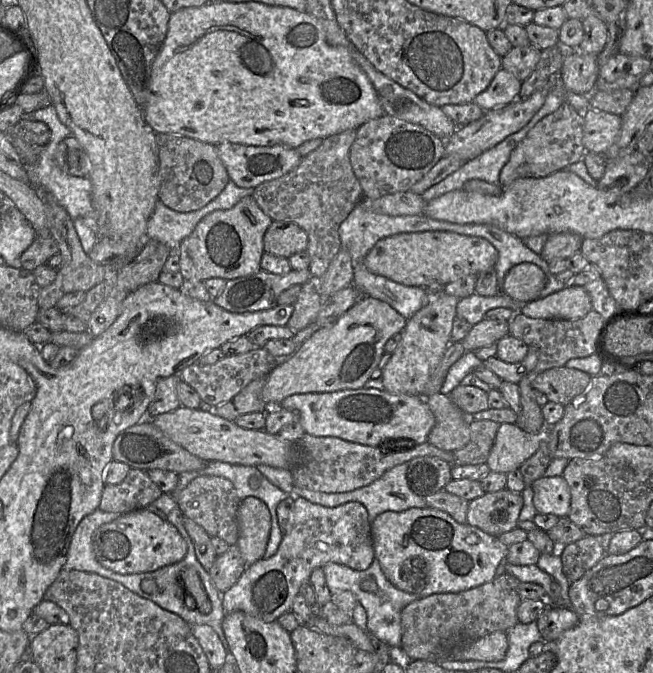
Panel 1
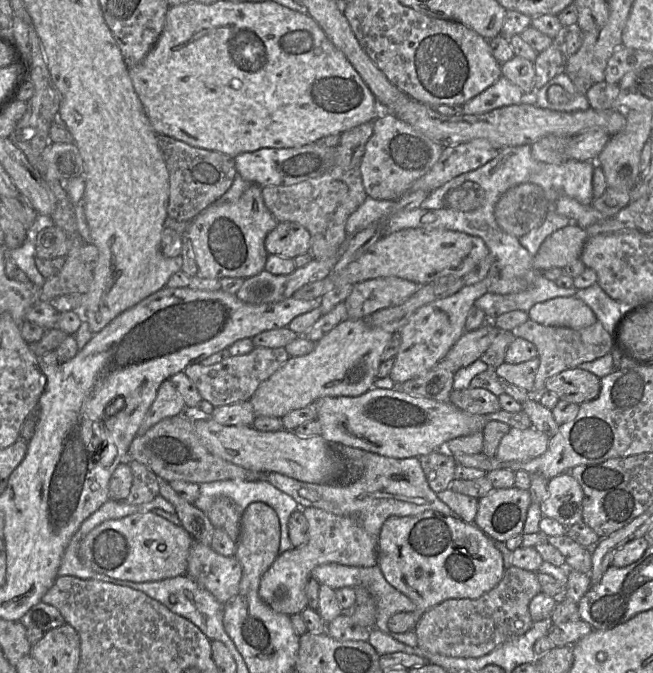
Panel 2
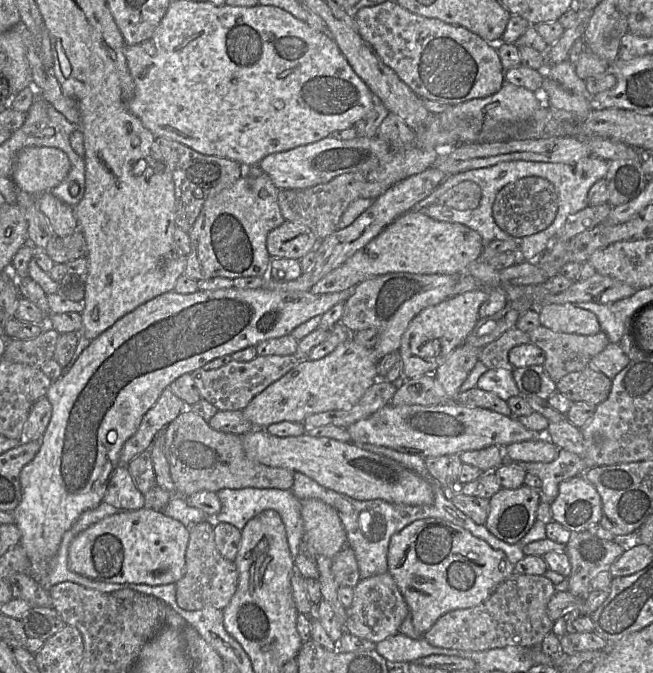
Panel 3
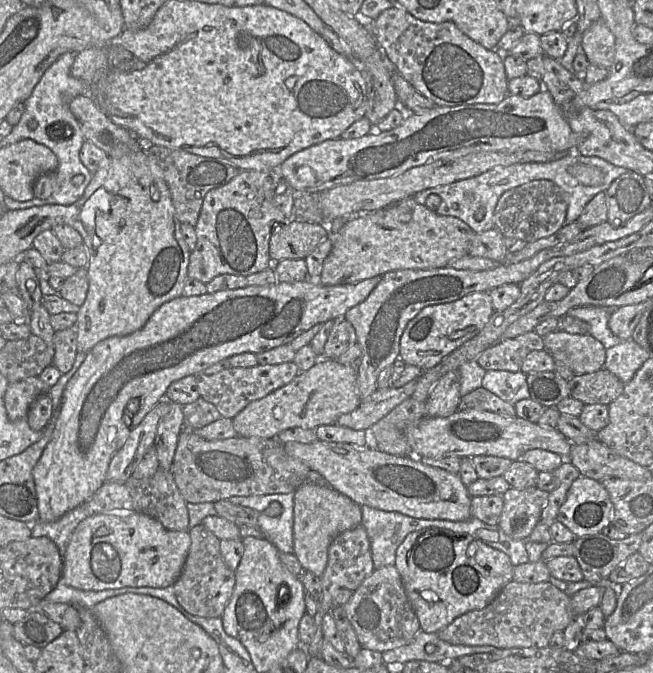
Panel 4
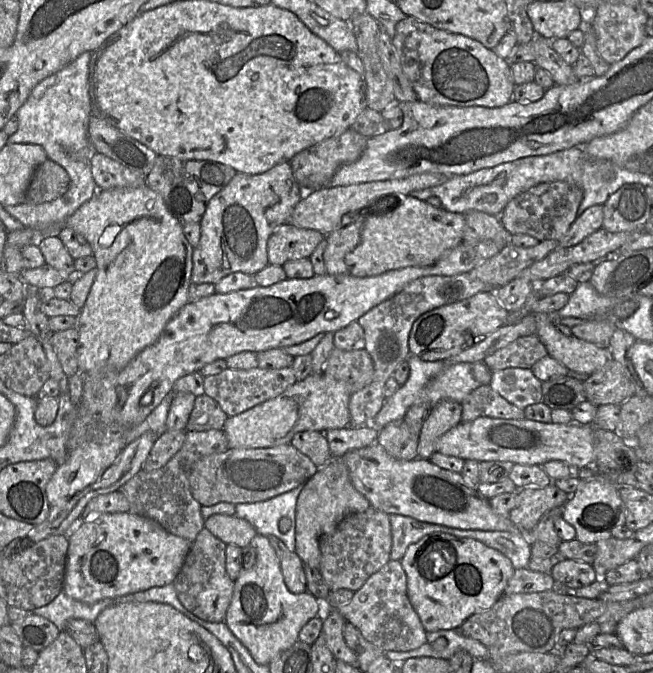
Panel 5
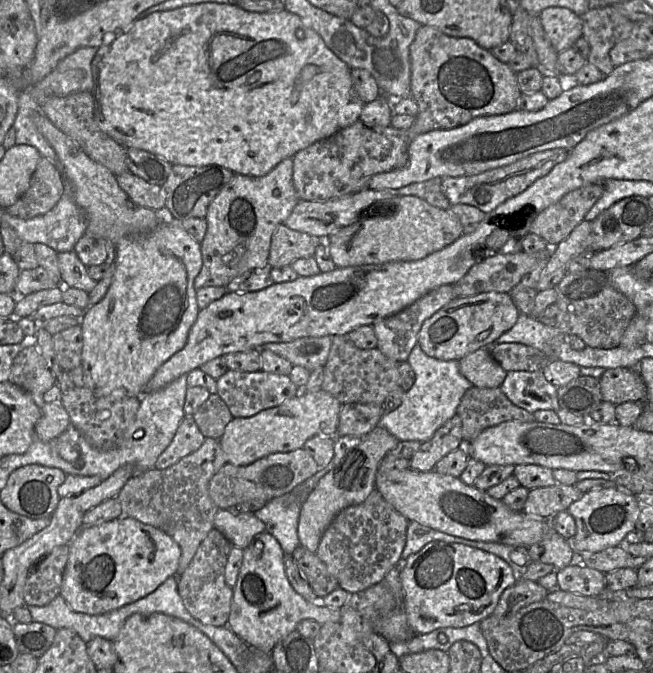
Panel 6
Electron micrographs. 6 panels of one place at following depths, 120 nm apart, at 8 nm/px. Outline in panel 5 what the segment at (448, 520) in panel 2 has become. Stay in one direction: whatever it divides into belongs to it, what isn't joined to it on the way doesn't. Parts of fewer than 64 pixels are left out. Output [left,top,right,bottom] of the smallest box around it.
[400,533,515,632]

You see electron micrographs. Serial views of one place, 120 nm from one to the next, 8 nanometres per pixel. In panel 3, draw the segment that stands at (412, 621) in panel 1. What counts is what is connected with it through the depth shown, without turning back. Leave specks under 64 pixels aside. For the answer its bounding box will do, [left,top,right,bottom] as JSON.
[423,572,555,651]

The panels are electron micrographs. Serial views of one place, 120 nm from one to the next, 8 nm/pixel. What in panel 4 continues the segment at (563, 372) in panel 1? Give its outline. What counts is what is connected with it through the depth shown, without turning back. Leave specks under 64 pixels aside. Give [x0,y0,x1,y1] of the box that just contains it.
[568,368,625,405]

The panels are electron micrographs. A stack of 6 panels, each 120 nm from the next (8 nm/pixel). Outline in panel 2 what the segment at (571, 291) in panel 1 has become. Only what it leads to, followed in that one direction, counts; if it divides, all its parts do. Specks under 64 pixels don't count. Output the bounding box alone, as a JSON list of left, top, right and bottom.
[527,296,598,329]

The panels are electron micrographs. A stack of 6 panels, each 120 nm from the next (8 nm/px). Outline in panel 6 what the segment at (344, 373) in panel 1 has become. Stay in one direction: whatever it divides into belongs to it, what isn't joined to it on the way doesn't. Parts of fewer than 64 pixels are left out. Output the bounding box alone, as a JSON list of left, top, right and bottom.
[219,390,342,466]

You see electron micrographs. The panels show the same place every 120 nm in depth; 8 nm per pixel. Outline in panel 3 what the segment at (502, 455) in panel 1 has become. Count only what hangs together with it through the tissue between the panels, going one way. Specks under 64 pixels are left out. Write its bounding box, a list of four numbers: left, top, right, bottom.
[504,438,559,462]

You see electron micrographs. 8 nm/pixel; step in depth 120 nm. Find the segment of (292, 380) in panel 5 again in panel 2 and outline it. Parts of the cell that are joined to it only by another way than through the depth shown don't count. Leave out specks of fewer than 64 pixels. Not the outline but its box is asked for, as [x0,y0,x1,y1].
[183,347,290,407]

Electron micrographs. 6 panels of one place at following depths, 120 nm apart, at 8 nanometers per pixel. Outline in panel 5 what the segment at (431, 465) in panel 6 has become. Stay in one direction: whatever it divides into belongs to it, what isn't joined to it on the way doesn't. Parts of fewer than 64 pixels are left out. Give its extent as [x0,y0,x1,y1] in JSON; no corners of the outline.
[417,400,461,460]

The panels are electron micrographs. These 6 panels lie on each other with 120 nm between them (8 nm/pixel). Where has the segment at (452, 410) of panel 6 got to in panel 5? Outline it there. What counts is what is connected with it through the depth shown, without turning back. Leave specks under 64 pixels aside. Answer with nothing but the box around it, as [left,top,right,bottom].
[367,355,480,431]

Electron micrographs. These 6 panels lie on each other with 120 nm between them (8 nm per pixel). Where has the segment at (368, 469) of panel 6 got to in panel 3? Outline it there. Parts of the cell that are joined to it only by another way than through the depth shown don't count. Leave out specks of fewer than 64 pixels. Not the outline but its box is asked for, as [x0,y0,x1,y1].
[300,500,348,559]

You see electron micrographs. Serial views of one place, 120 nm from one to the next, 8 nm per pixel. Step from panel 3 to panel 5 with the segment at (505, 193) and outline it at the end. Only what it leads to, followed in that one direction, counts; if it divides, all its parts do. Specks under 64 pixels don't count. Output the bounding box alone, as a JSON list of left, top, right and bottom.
[499,181,583,241]

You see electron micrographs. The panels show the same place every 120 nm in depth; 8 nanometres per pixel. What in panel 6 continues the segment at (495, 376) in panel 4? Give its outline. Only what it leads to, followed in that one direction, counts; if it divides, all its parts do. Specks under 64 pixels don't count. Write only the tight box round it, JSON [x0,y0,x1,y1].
[500,371,560,413]

